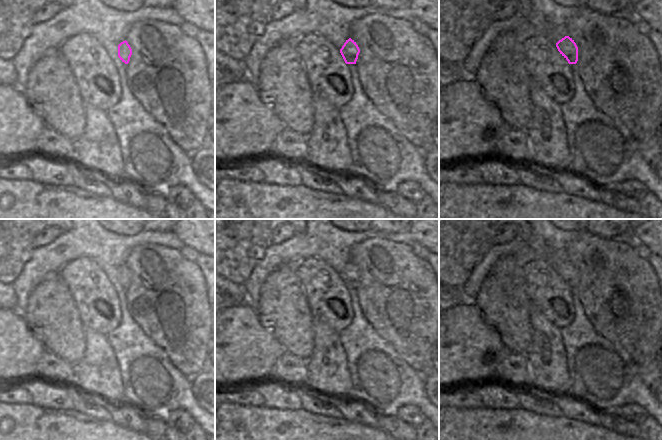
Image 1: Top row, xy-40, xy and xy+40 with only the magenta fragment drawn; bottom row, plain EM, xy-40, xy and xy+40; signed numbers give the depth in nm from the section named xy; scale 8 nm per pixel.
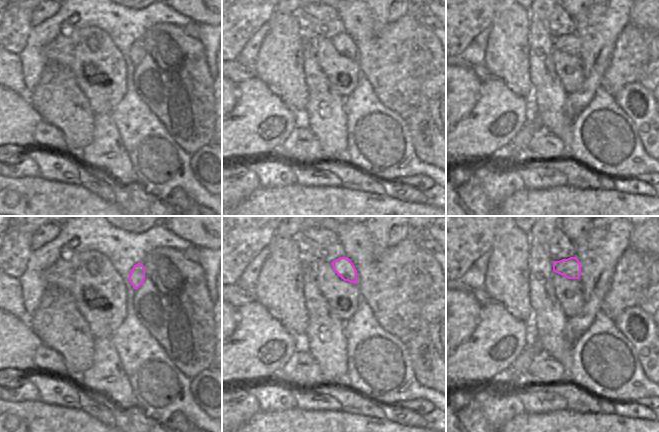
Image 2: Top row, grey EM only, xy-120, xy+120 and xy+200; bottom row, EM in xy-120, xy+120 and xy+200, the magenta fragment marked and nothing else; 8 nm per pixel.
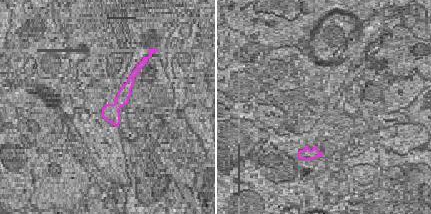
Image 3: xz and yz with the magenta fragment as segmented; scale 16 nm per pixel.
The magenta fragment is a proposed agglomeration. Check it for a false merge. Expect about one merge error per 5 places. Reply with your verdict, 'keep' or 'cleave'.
keep

